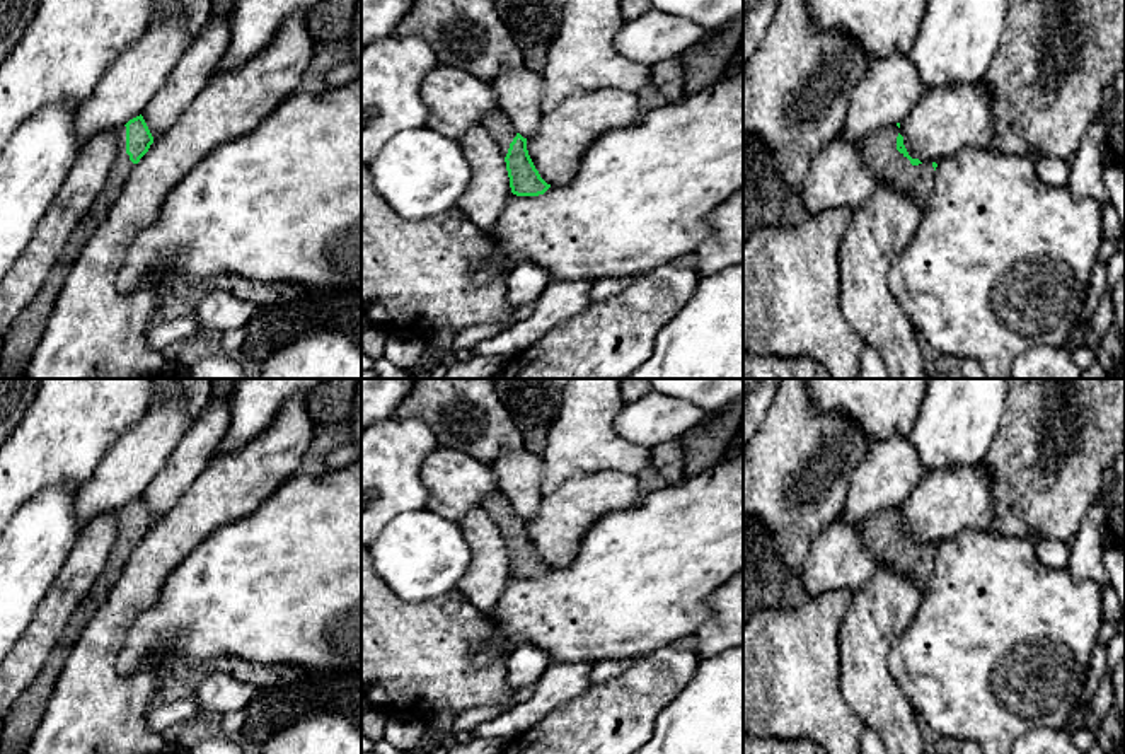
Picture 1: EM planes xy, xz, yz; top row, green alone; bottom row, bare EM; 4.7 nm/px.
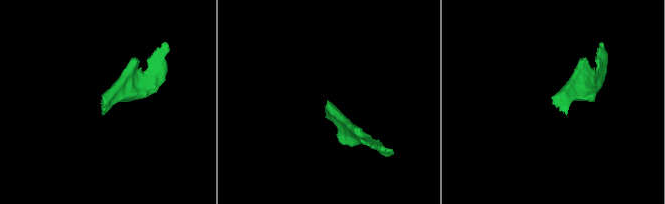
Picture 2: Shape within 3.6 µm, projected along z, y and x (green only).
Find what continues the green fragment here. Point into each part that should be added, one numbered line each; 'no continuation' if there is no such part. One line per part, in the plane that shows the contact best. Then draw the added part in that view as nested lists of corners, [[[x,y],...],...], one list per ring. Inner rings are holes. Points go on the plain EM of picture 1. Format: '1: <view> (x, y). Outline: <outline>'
1: yz (880, 538). Outline: [[[897,507],[880,510],[864,522],[862,544],[871,553],[878,566],[909,575],[924,590],[934,563],[932,546],[922,544],[912,548],[910,542],[897,532]]]

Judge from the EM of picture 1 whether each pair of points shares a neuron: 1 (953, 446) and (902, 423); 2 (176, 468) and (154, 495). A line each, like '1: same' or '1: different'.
1: different
2: same

